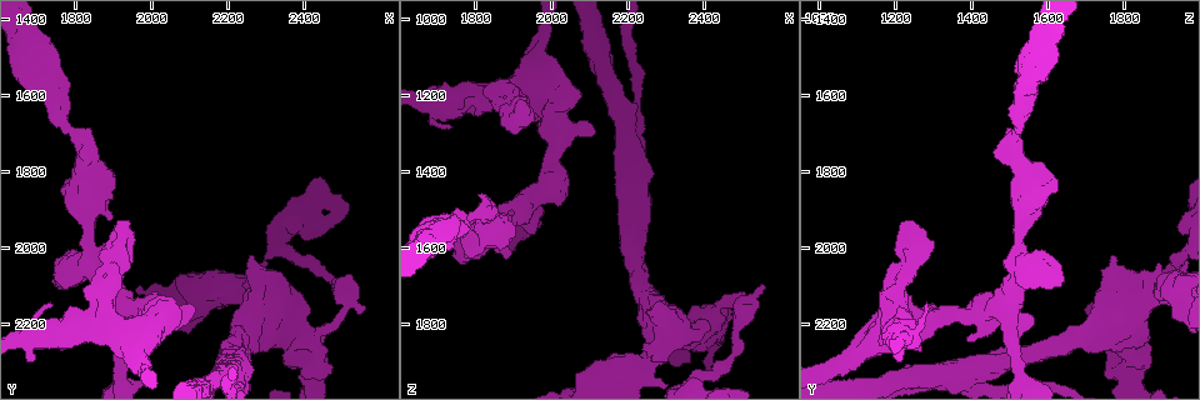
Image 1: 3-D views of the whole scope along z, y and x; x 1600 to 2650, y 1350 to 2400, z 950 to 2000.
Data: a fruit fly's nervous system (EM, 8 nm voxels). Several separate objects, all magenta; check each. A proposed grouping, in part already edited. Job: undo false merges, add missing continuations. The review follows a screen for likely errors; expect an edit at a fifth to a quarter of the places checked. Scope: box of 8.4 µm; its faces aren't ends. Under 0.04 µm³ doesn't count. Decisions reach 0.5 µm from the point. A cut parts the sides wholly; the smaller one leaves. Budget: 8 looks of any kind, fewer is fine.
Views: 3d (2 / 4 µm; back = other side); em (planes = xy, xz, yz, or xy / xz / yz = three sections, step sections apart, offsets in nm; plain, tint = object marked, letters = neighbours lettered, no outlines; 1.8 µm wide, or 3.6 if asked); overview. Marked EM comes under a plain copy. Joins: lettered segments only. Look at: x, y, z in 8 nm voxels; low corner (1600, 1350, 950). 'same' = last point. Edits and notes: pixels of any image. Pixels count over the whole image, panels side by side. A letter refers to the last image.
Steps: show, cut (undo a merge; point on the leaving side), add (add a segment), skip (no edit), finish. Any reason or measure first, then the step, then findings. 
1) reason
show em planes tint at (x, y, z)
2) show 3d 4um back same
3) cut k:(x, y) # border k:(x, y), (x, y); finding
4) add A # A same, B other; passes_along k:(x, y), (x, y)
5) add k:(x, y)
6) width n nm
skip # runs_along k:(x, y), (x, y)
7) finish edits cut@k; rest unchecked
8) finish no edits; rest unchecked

thin neck
show 3d 2um at (1845, 2035, 1535)

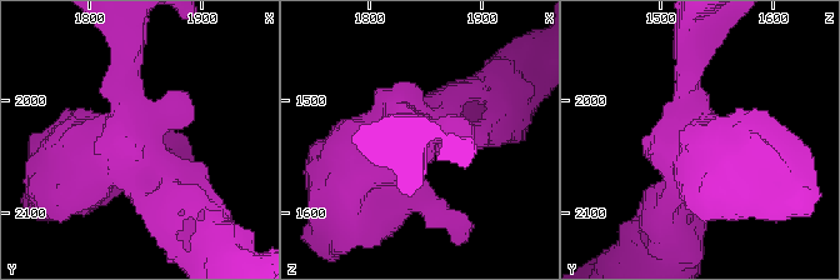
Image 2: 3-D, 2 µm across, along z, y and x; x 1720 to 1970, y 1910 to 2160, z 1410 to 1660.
need the tissue
show em xy step 8 tint at (1844, 2032, 1526)

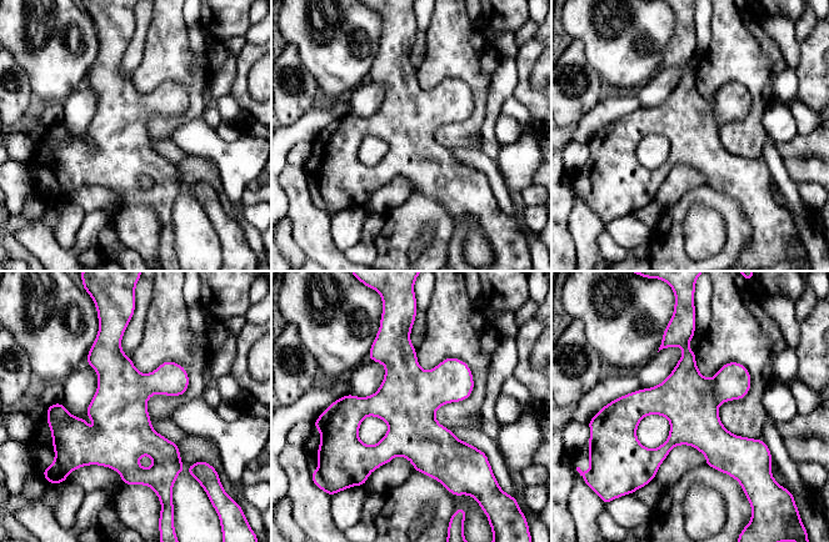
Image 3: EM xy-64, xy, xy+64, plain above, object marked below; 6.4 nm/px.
show em xz step 16 letters same

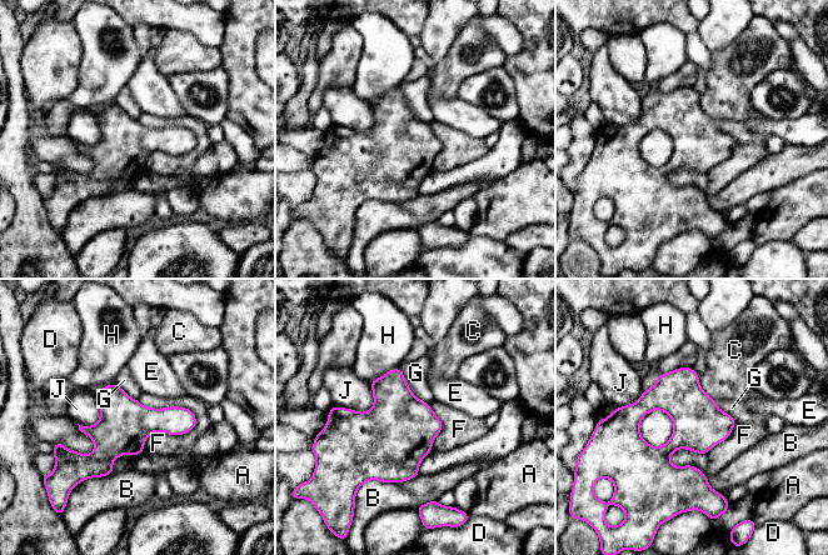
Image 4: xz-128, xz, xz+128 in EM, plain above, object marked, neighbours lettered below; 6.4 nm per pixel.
longest_contact F 420 nm
skip # A other, B other, C other, D other, E other, F other, G other, H other, J other; all the same cell

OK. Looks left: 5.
branch stops here
show 3d 4um at (1965, 2265, 1505)

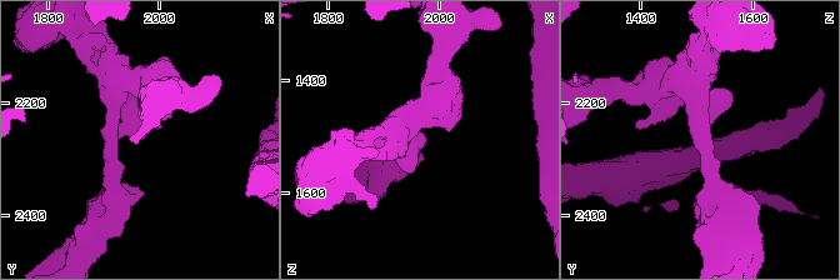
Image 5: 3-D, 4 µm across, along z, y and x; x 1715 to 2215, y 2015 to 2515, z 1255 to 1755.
show em xz step 16 tint at (1970, 2265, 1505)

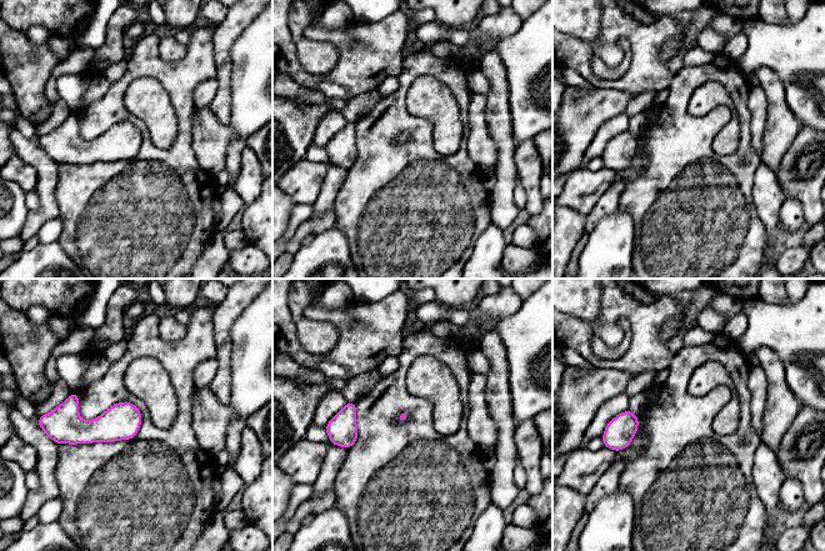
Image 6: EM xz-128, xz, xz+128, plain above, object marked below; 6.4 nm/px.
show em planes letters same

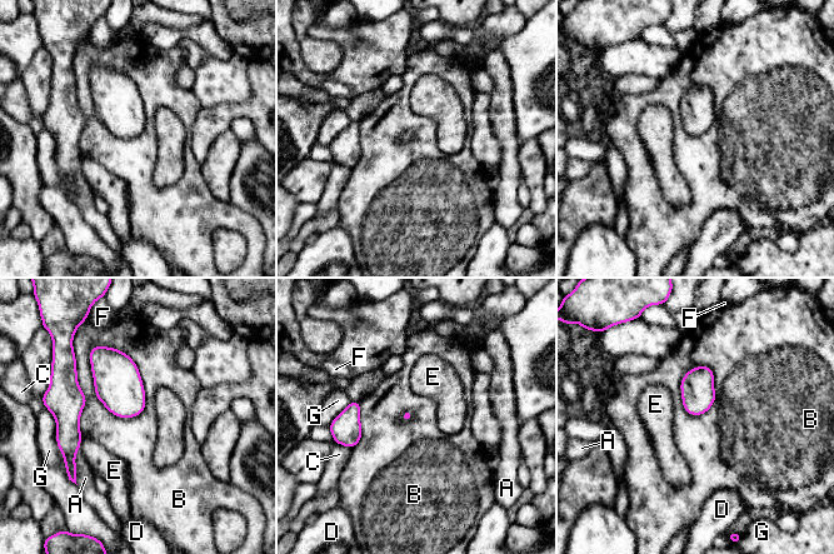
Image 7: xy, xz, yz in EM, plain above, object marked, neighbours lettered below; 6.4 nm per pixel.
skip # A other, B other, C other, D other, E other, F other, G other; border 7:(93, 345), (95, 397), (140, 414); none of them fits

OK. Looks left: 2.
closes a loop
show em yz step 4 tint at (2415, 2230, 1785)

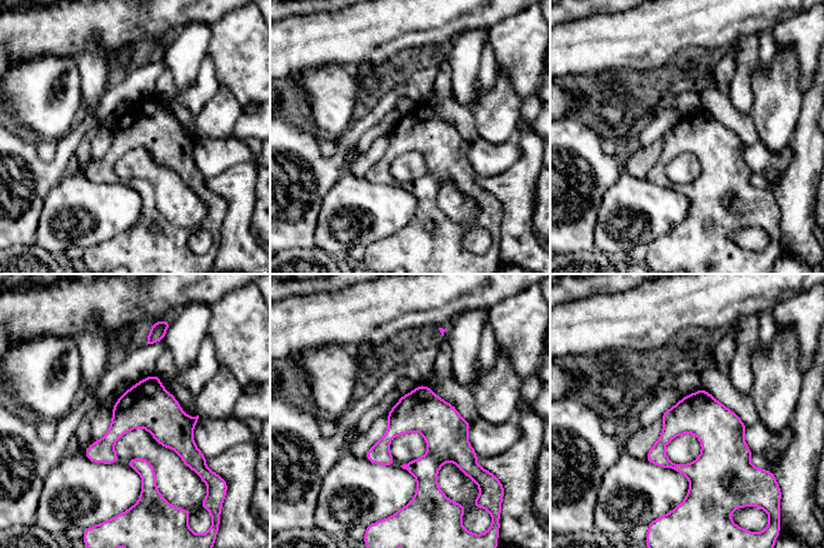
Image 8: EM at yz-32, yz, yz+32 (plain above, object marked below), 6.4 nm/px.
cut it another way
show em planes letters same

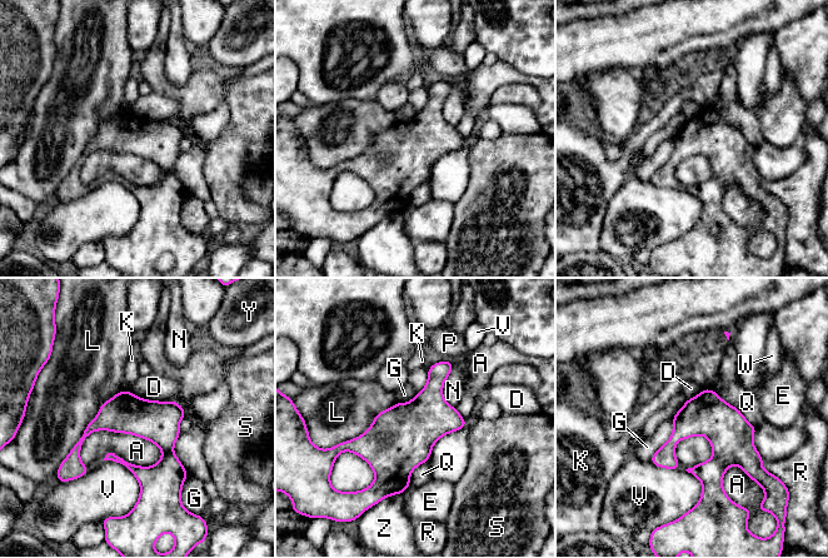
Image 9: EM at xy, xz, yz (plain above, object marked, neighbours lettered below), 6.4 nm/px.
width 280 nm
skip # A other, D other, E other, G other, K other, L other, N other, P other, Q other, R other, S other, V other, W other, Y other, Z other; continuous, no second cell

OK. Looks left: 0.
finish no edits; rest unchecked

